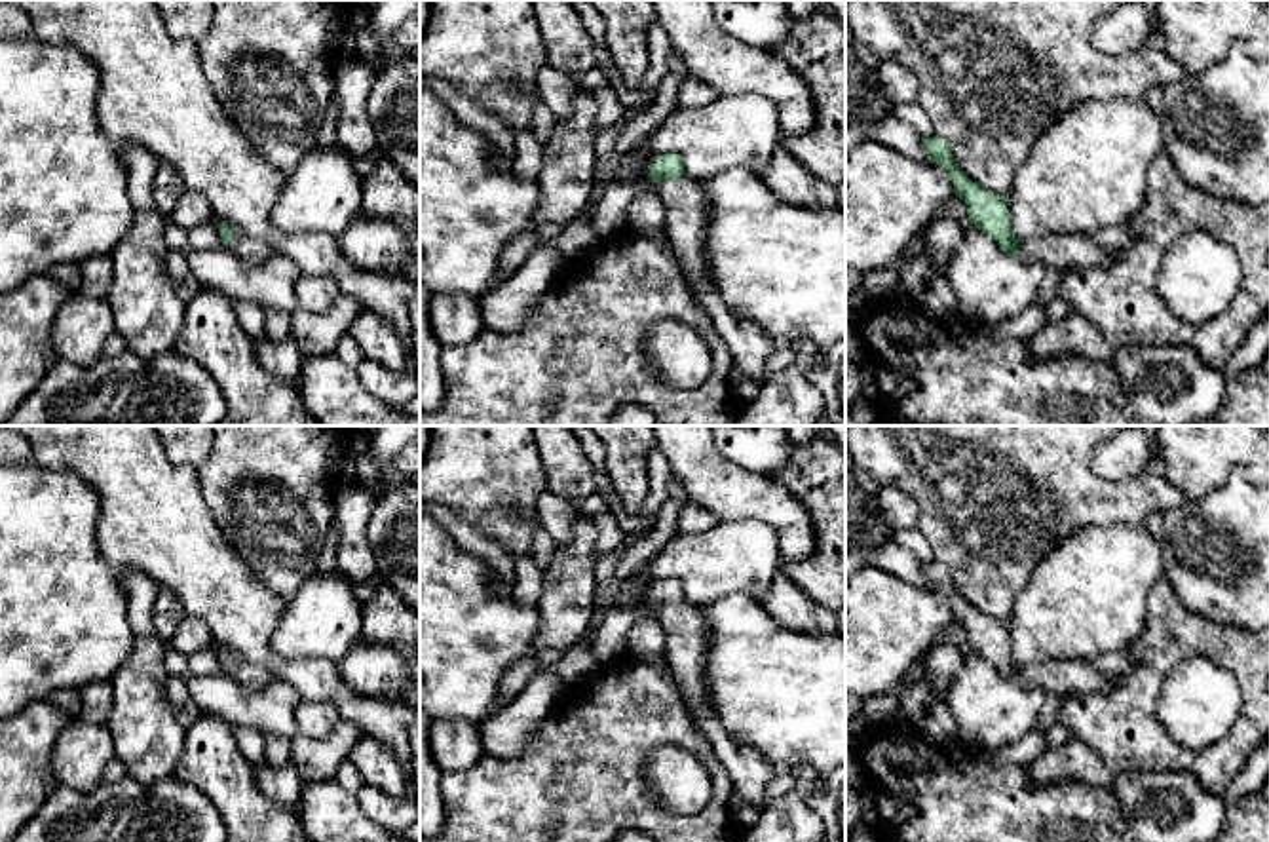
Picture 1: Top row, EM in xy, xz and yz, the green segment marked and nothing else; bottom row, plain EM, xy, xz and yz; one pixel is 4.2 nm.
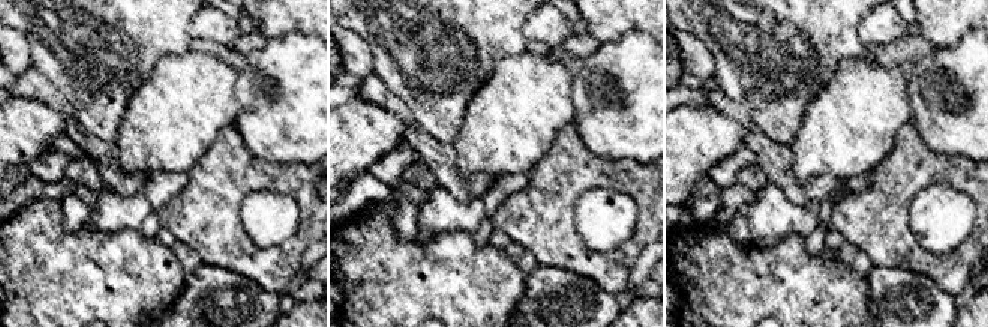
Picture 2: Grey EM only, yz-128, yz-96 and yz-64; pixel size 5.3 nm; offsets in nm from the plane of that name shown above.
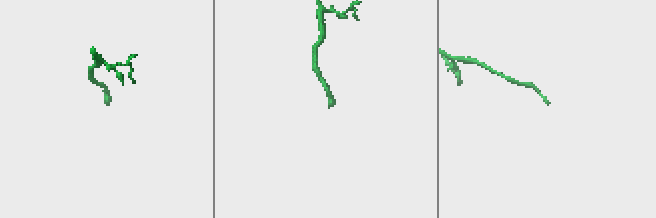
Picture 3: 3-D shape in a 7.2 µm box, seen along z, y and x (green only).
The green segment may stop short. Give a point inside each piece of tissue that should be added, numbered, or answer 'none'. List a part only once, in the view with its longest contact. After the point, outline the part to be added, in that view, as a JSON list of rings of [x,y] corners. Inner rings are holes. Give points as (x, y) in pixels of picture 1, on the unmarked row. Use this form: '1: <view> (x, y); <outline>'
1: xz (686, 630); [[[686,601],[657,608],[655,620],[667,637],[667,663],[682,694],[695,705],[703,736],[731,777],[733,791],[764,812],[769,804],[769,781],[777,770],[748,743],[731,736],[720,722],[705,684],[709,623],[699,608]]]

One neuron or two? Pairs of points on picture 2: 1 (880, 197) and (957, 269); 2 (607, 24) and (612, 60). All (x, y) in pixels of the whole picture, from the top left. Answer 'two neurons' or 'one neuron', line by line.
1: one neuron
2: two neurons

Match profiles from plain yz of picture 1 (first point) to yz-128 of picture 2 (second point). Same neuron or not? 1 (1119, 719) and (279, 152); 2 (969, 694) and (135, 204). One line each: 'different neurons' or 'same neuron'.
1: different neurons
2: same neuron

